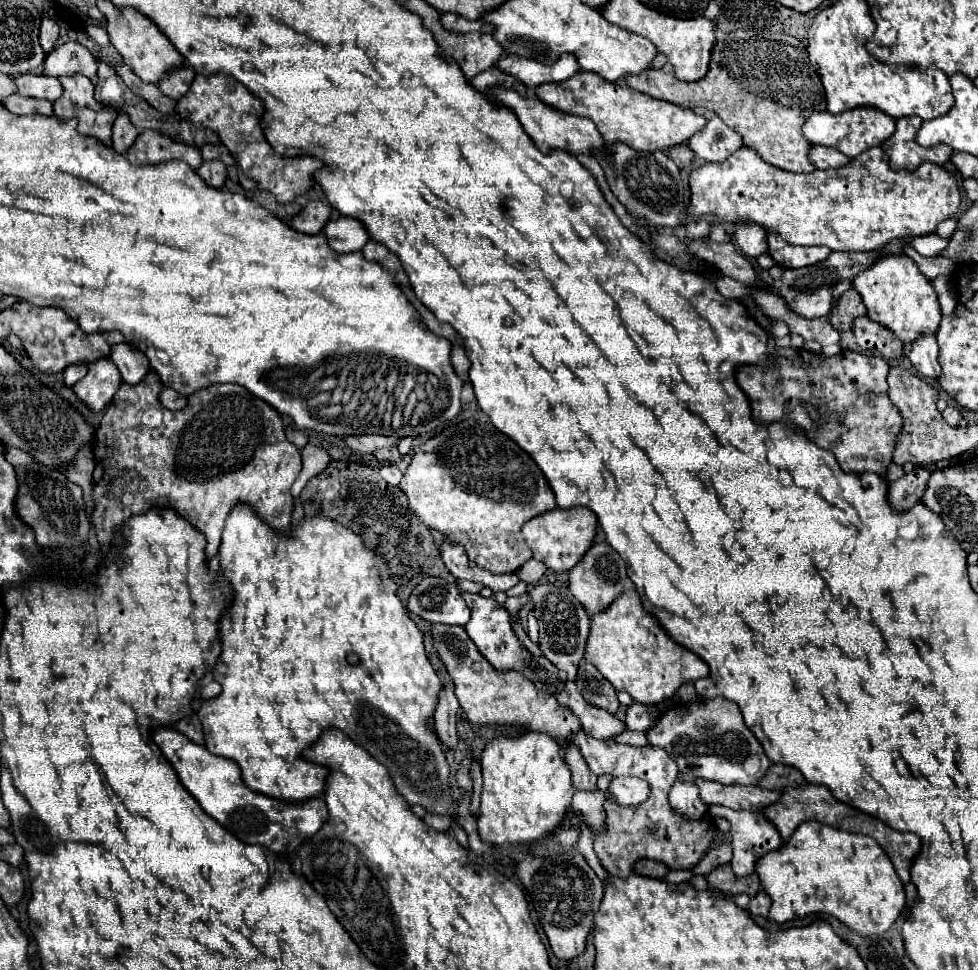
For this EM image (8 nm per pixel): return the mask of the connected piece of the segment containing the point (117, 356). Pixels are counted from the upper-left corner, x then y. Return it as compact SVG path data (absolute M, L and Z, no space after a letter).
M126 342L114 346L114 350L110 352L110 360L119 369L122 380L128 384L141 382L142 378L150 372L148 358L140 350L136 350L134 346L130 346Z

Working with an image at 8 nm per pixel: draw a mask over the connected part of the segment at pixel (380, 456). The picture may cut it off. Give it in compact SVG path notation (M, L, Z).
M384 448L384 450L374 452L374 456L376 456L376 460L380 460L380 462L395 463L401 454L398 452L398 448Z

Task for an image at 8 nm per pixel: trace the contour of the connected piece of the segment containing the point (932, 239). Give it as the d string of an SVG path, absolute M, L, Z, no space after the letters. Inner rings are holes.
M930 234L930 236L918 236L918 238L910 238L908 244L922 256L938 256L950 242L948 238L942 238L938 234Z

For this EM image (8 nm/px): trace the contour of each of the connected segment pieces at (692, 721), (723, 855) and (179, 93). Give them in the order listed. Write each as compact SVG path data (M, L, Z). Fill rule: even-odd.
M700 698L700 704L668 710L646 732L646 736L654 746L664 748L670 758L674 758L682 774L692 778L716 780L720 784L758 784L766 770L772 766L772 760L764 754L760 742L744 724L738 704L726 698ZM750 754L760 756L760 772L752 776L744 770L744 762Z
M720 844L720 846L714 846L710 850L710 854L706 854L694 868L692 872L694 874L708 874L712 868L720 866L720 864L728 864L732 858L732 846L730 844Z
M178 64L178 66L174 66L174 70L170 70L166 80L158 82L158 86L160 86L160 90L166 96L178 100L178 98L182 98L188 92L194 76L196 74L194 74L194 70L188 64Z

